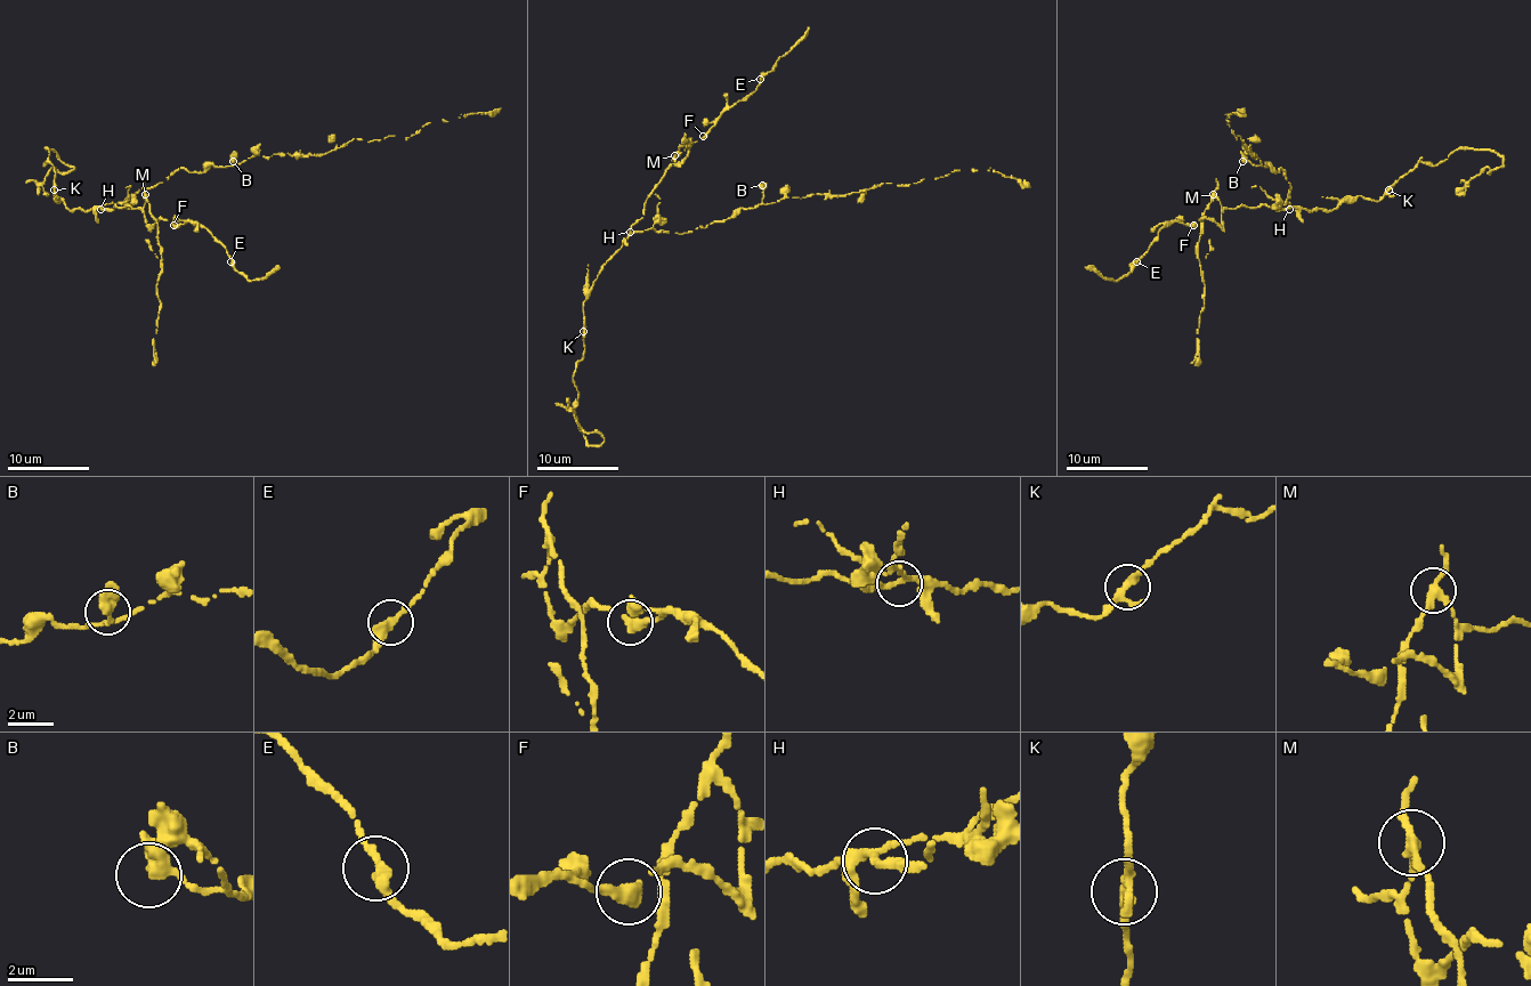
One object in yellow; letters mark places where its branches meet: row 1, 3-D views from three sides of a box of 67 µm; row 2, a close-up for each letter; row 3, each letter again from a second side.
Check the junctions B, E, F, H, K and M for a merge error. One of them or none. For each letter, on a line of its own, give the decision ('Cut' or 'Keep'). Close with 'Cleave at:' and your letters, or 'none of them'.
B: Keep
E: Keep
F: Keep
H: Keep
K: Keep
M: Cut
Cleave at: M

